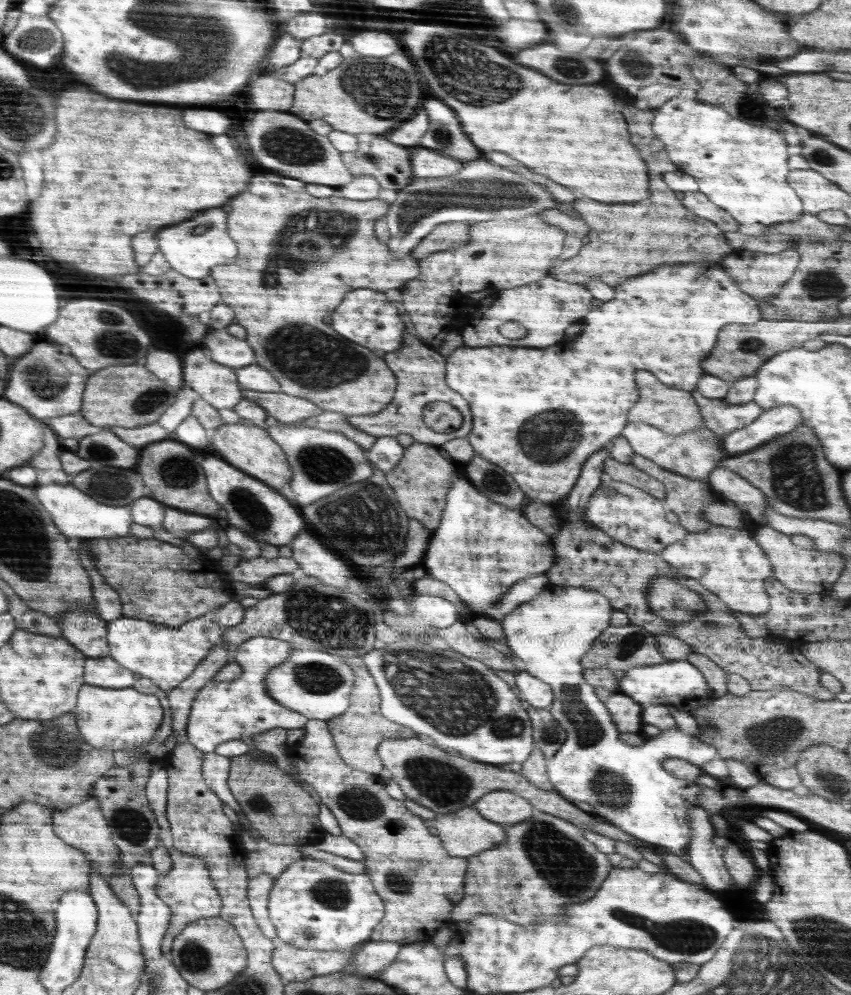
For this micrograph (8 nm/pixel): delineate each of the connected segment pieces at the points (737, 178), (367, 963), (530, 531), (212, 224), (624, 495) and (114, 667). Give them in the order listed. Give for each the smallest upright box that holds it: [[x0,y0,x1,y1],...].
[[652,95,802,236],[351,940,401,979],[422,474,556,617],[156,208,237,280],[585,480,687,554],[84,656,134,688]]

